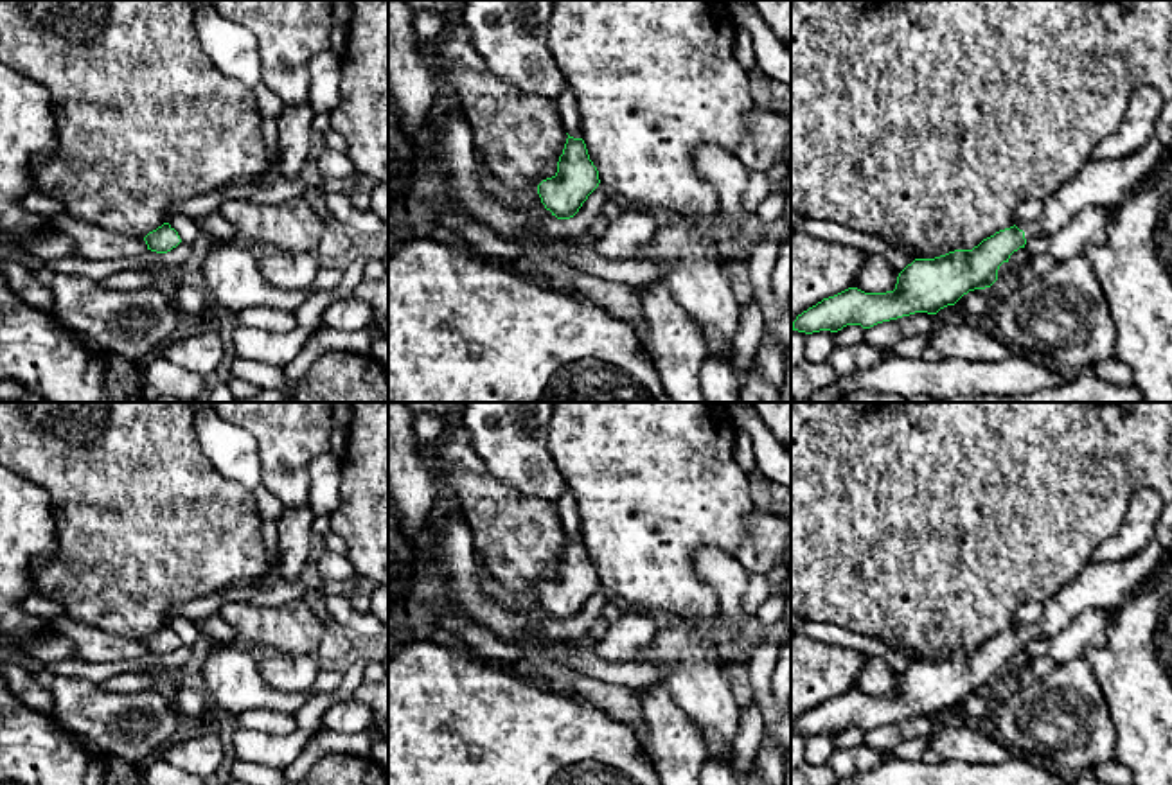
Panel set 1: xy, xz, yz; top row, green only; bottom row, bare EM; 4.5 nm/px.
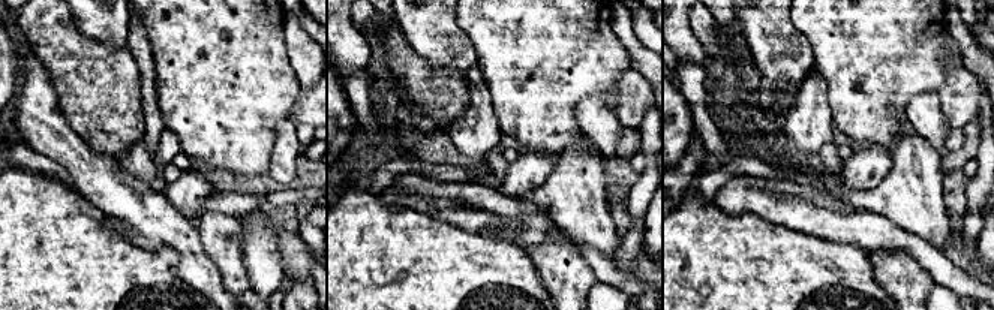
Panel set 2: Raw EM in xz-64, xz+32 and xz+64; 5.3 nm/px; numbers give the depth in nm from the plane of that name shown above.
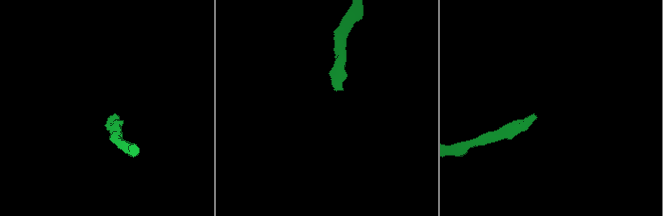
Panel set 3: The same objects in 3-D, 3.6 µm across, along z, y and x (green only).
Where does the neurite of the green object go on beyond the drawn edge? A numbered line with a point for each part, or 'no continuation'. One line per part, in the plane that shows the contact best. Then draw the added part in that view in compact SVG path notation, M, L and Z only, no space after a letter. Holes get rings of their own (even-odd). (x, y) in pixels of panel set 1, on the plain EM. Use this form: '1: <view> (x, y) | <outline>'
1: yz (1104, 586) | M1165 503L1149 544L1136 555L1116 562L1091 562L1066 587L1044 602L1043 616L1034 623L1017 623L1026 645L1064 631L1088 609L1113 611L1149 578L1172 550L1172 503Z

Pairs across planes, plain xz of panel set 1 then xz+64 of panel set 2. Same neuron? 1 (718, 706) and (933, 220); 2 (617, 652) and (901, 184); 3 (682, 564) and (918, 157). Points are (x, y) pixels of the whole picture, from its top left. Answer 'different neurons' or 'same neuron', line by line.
1: same neuron
2: different neurons
3: different neurons

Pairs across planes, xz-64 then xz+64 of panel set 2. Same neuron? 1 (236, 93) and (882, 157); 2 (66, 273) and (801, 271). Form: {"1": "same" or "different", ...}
{"1": "different", "2": "same"}

